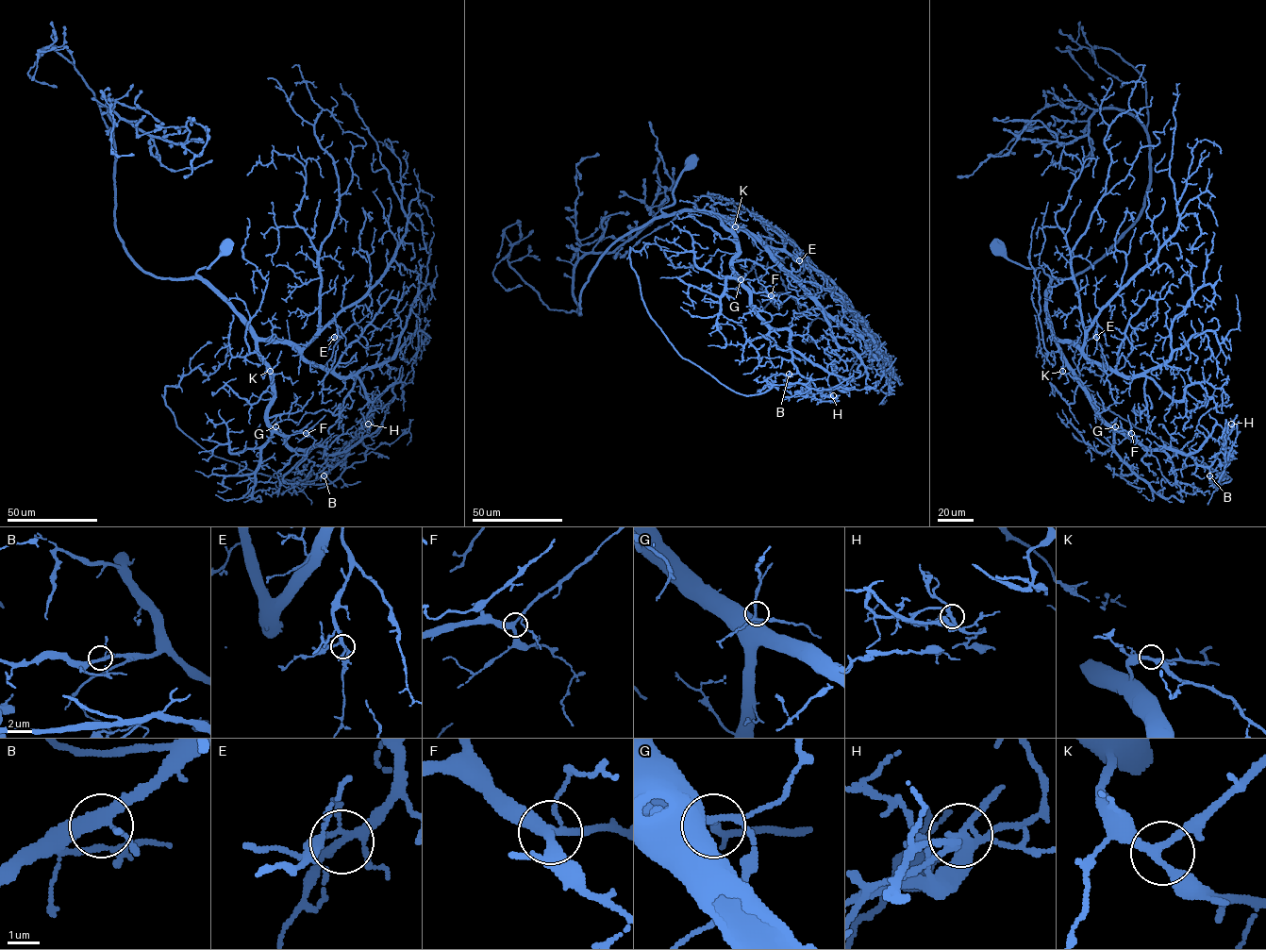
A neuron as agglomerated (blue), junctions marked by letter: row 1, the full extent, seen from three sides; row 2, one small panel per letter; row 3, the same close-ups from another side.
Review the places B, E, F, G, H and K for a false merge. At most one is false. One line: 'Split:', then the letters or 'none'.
Split: H

